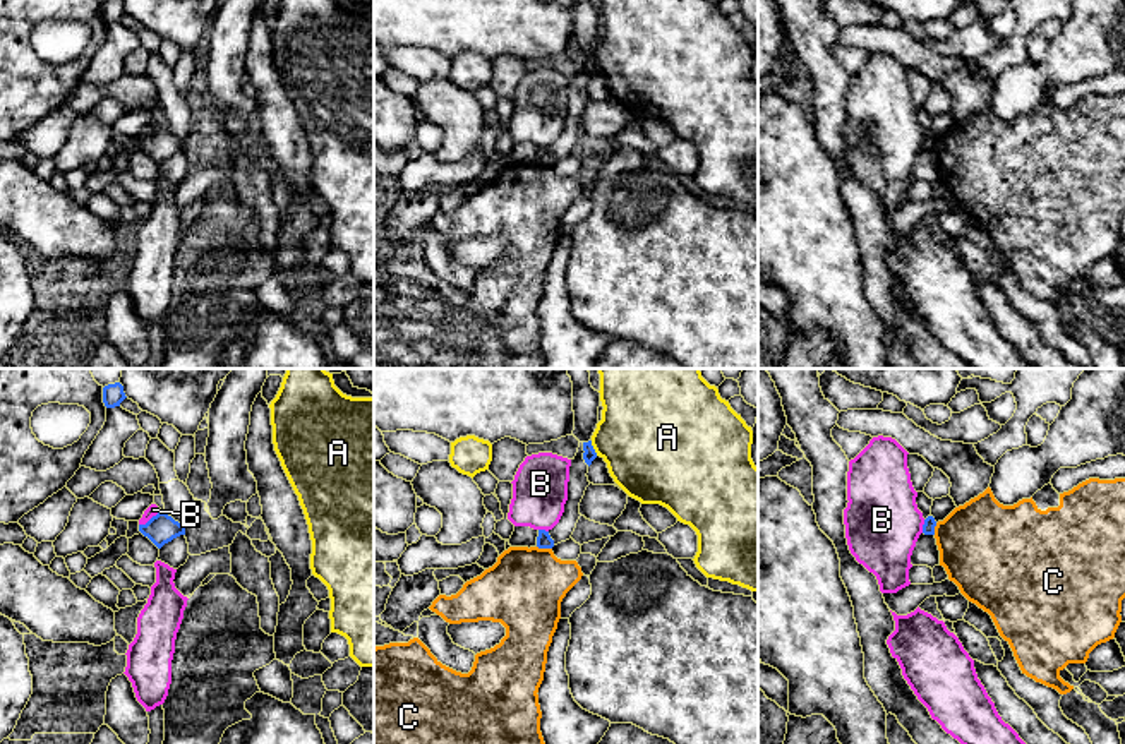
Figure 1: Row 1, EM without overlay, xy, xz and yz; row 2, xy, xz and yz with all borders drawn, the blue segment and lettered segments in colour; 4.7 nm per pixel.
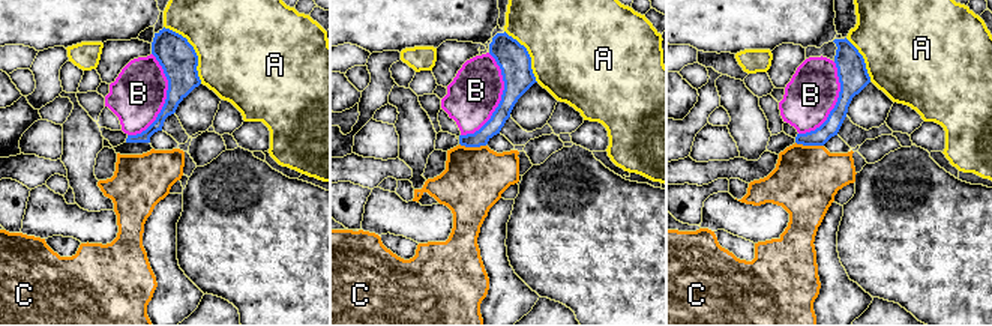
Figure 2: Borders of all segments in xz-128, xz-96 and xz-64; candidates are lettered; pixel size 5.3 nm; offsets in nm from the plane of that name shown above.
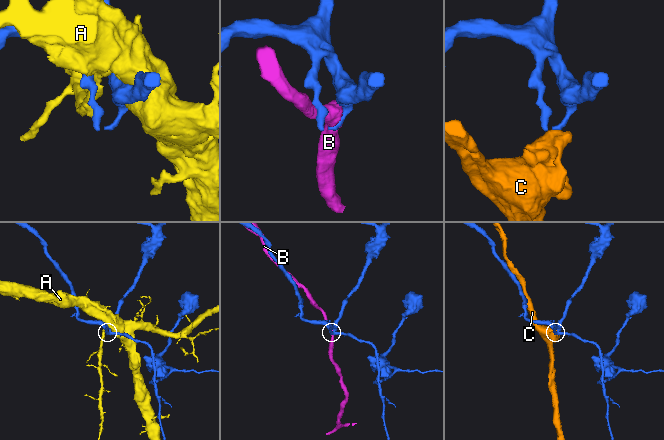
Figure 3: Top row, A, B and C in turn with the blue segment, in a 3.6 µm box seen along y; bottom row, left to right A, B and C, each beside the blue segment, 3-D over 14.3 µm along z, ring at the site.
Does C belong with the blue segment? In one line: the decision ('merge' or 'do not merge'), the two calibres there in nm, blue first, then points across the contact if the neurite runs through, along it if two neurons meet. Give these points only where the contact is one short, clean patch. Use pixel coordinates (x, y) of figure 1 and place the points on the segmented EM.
do not merge; calibres 70 and 360 nm; border xz (537, 546), (551, 549)

